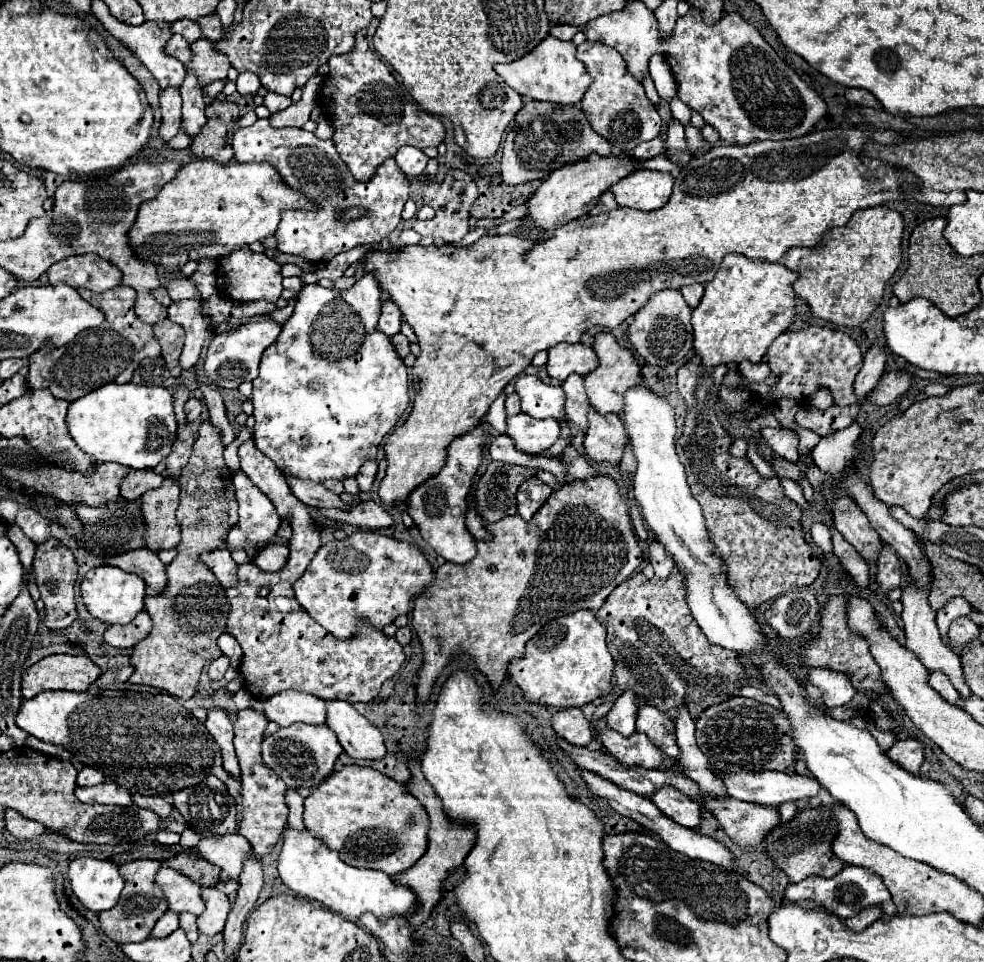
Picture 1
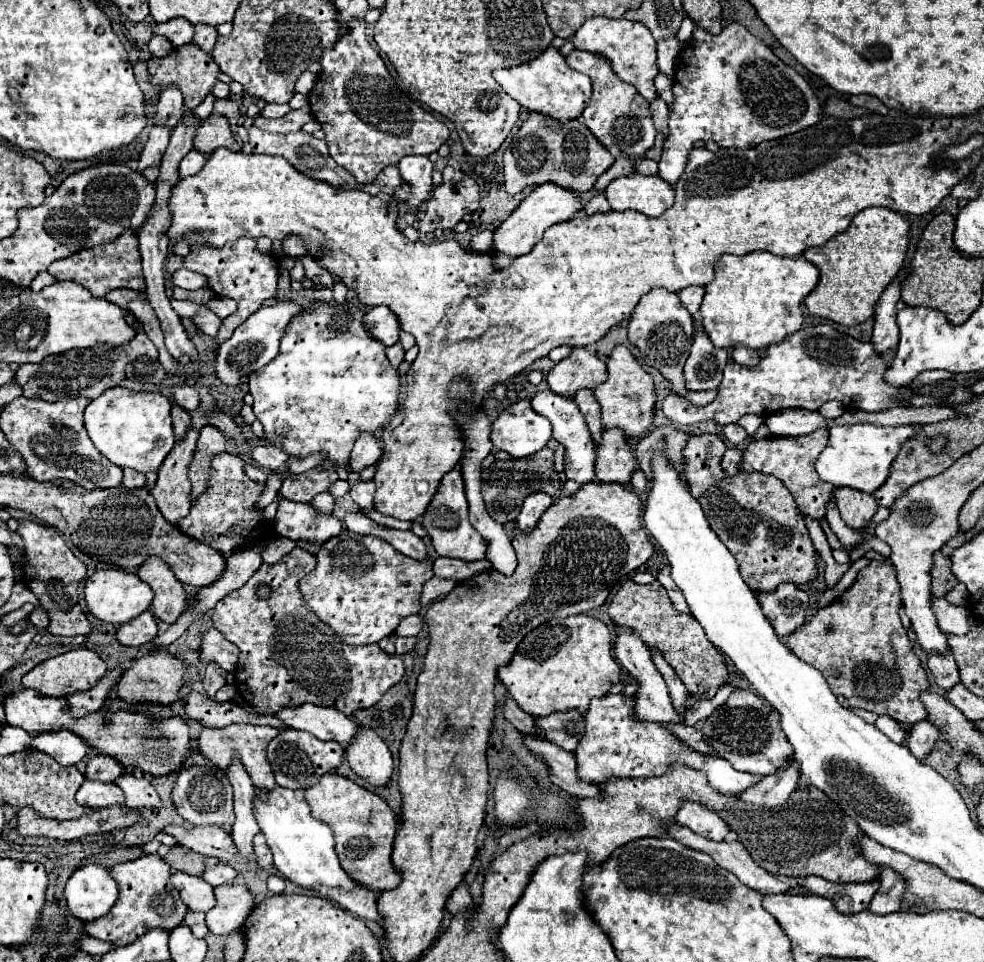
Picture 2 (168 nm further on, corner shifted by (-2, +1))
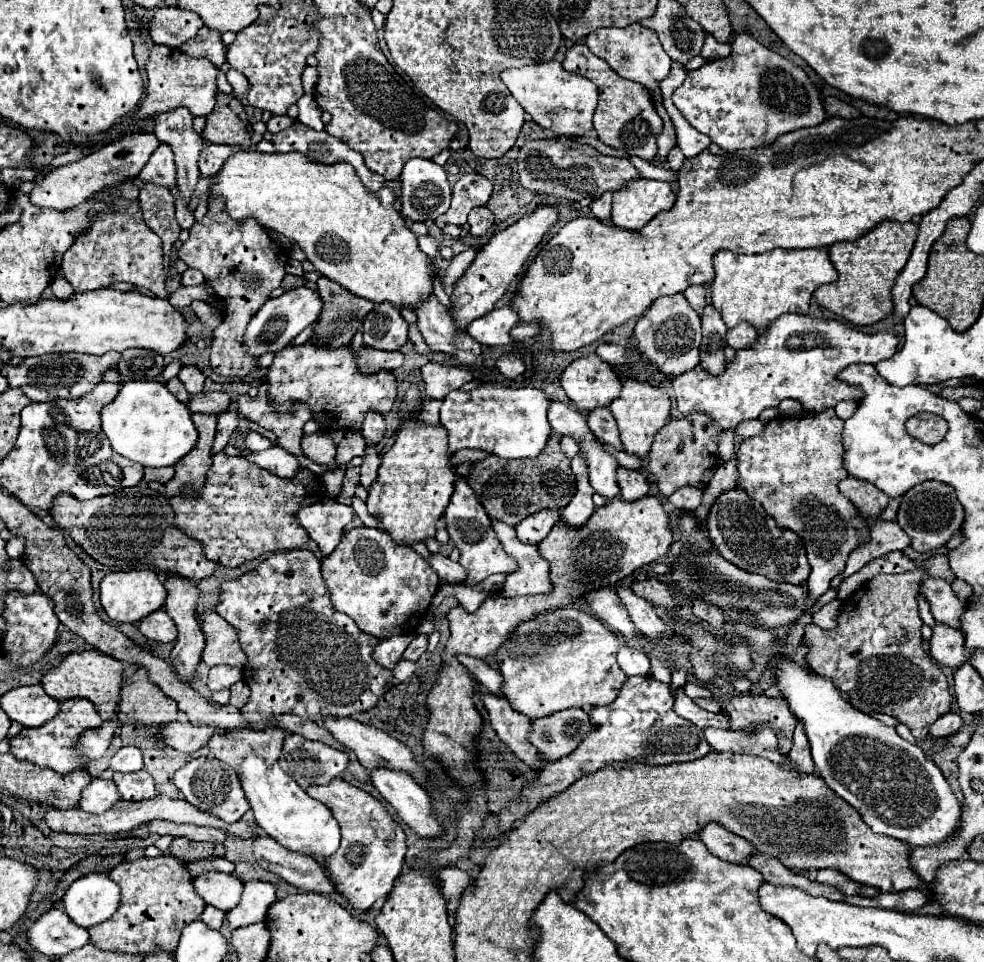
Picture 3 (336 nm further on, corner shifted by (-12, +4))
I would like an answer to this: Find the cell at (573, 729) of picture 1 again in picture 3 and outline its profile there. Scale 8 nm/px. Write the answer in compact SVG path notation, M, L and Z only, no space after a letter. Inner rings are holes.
M563 709L549 717L535 719L529 741L547 761L557 761L569 755L589 729L589 715L583 709Z

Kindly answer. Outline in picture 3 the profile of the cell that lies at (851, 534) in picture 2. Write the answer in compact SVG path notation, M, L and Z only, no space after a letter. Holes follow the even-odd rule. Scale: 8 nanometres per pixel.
M877 519L869 527L869 537L871 539L867 543L863 543L855 551L851 551L851 555L847 559L847 567L843 571L843 577L857 573L871 559L881 557L891 551L903 551L911 543L907 533L895 521L883 521L883 519Z

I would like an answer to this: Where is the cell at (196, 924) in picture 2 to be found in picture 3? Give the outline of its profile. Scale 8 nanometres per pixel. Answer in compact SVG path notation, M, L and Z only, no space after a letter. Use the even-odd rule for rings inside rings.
M207 905L199 919L201 919L209 929L219 929L219 927L223 925L223 917L225 917L225 913L223 913L223 911L219 911L219 909L215 909L215 907L209 907L209 905Z

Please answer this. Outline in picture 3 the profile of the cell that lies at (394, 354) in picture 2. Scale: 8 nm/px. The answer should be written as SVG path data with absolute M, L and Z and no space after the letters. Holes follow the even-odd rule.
M361 349L359 351L359 369L363 373L375 373L379 369L397 369L403 363L401 351L377 351Z

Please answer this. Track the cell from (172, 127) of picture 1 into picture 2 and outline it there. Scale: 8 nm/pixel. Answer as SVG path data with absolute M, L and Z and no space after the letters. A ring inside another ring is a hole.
M153 126L149 132L149 140L139 156L139 166L137 172L143 172L149 166L159 166L161 164L161 156L165 154L165 148L169 144L171 132L165 132L165 128L161 126Z

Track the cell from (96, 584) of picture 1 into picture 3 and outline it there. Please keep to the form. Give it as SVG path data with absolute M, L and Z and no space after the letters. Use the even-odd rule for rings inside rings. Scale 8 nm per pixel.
M141 569L141 571L113 571L107 573L101 581L101 605L105 613L119 623L137 623L149 613L163 607L167 597L167 591L163 583L159 581L157 573L153 569Z

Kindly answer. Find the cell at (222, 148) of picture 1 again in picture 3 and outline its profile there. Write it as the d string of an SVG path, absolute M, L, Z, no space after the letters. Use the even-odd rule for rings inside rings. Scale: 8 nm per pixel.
M217 93L217 105L207 117L203 139L209 143L231 145L233 149L253 147L253 133L245 109L235 95Z

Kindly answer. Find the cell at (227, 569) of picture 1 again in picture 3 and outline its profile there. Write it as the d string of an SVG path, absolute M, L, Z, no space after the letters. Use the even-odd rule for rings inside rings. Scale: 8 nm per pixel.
M145 481L131 489L121 489L119 493L89 501L79 501L67 493L59 493L51 505L51 517L57 527L67 531L83 547L87 555L109 567L143 569L153 565L161 571L179 573L193 581L211 577L219 567L215 561L207 561L203 545L175 527L175 513L169 499L157 495L157 491L149 489Z

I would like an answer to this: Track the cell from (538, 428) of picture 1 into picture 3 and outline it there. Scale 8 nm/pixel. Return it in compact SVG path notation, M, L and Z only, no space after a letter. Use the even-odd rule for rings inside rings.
M479 385L471 391L451 391L441 407L441 423L449 431L451 453L459 449L485 449L505 459L533 459L543 451L551 435L547 407L547 395L535 387Z

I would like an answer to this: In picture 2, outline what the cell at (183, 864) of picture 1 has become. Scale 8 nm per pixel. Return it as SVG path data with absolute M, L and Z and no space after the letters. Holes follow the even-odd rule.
M173 846L173 848L167 852L165 862L167 862L171 868L179 870L179 872L195 874L195 876L197 876L197 874L201 876L201 872L203 872L205 868L211 868L211 866L219 864L217 858L201 856L201 854L189 850L189 848L185 848L185 846Z

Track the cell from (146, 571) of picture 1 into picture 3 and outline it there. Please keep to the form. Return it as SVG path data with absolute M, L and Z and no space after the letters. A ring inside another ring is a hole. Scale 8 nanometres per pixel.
M169 575L165 579L165 589L167 589L167 601L165 601L165 611L167 615L173 619L173 623L177 625L177 645L173 647L171 651L171 661L177 669L177 675L181 681L189 681L193 675L195 675L195 667L201 659L201 653L203 653L203 645L205 645L205 637L199 629L199 623L197 623L197 601L199 601L199 587L193 585L191 581L187 581L187 577L179 577L179 575Z

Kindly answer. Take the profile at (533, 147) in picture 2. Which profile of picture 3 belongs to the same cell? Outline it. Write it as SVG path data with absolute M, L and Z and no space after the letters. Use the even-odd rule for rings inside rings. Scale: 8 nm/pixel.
M553 137L553 139L535 139L519 149L519 181L525 189L563 197L569 201L579 201L583 197L597 199L605 191L617 191L627 181L639 179L639 173L629 159L617 159L595 151L591 145L581 143L577 137ZM553 167L561 171L551 171Z

